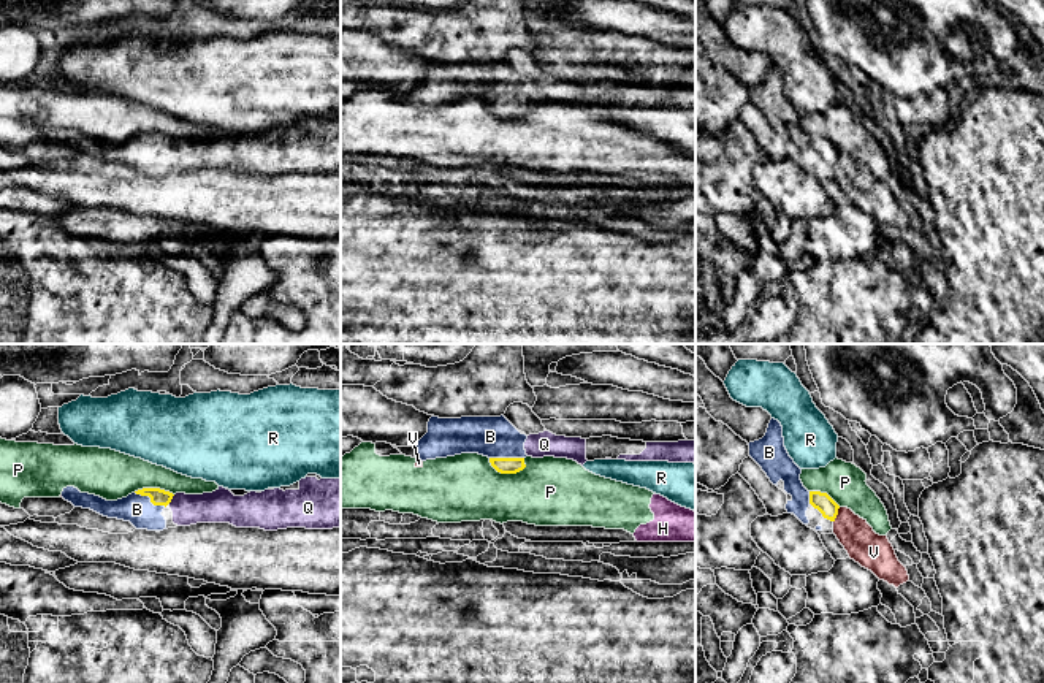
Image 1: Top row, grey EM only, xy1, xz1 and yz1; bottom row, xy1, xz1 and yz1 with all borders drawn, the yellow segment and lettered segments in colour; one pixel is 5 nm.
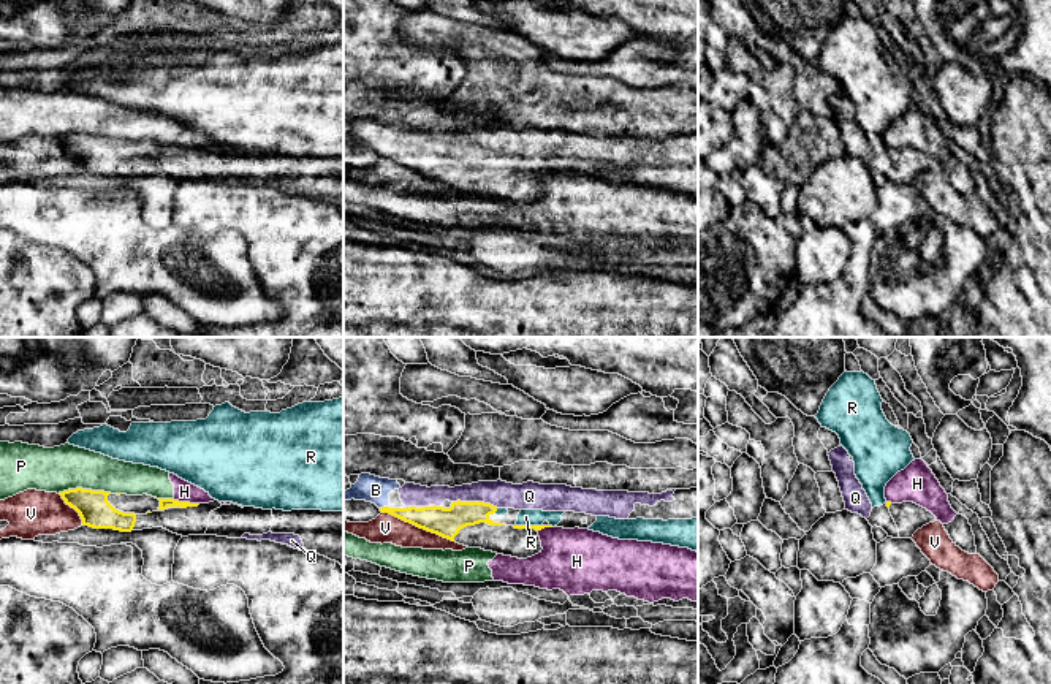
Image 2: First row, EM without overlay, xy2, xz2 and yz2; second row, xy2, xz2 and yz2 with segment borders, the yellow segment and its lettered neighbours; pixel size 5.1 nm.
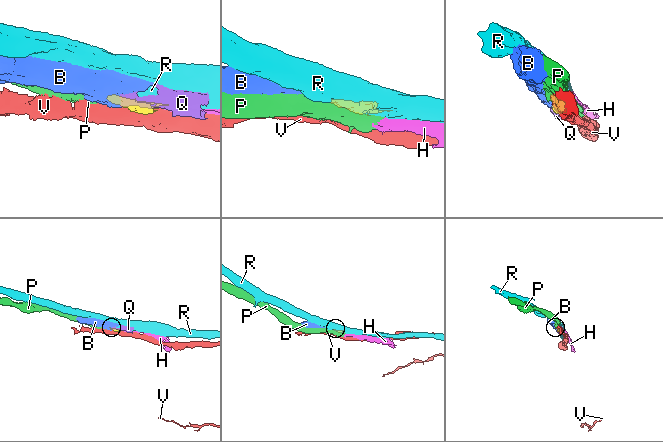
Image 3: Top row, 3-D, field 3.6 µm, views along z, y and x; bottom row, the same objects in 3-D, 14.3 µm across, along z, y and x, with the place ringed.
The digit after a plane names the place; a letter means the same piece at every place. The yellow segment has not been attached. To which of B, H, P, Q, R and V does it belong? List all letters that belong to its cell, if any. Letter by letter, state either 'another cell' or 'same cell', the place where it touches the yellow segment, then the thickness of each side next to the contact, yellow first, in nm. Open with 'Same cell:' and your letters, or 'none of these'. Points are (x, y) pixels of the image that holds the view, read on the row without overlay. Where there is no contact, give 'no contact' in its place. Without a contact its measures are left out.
Same cell: B, Q
B: same cell; contact xz1 (507, 103); calibres 80 and 200 nm
H: another cell; contact xy2 (185, 148); calibres 50 and 110 nm
P: another cell; contact xy2 (84, 135); calibres 160 and 220 nm
Q: same cell; contact xz2 (475, 148); calibres 150 and 140 nm
R: another cell; contact xz2 (529, 171); calibres 30 and 80 nm
V: another cell; contact xz2 (418, 171); calibres 150 and 150 nm

